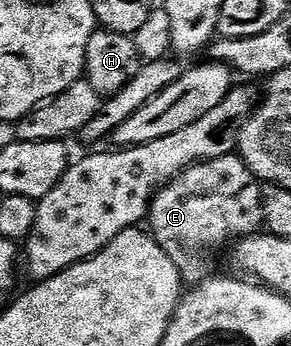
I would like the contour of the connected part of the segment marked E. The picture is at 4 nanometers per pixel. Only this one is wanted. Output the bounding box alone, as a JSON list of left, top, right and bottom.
[149,154,264,286]

